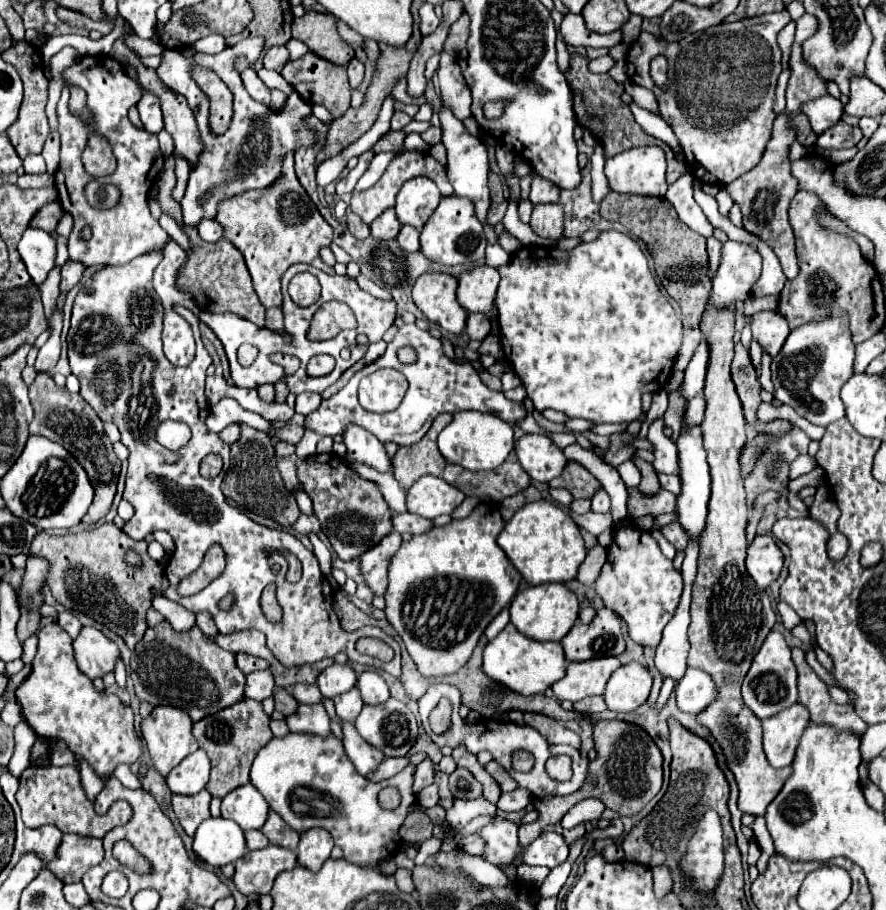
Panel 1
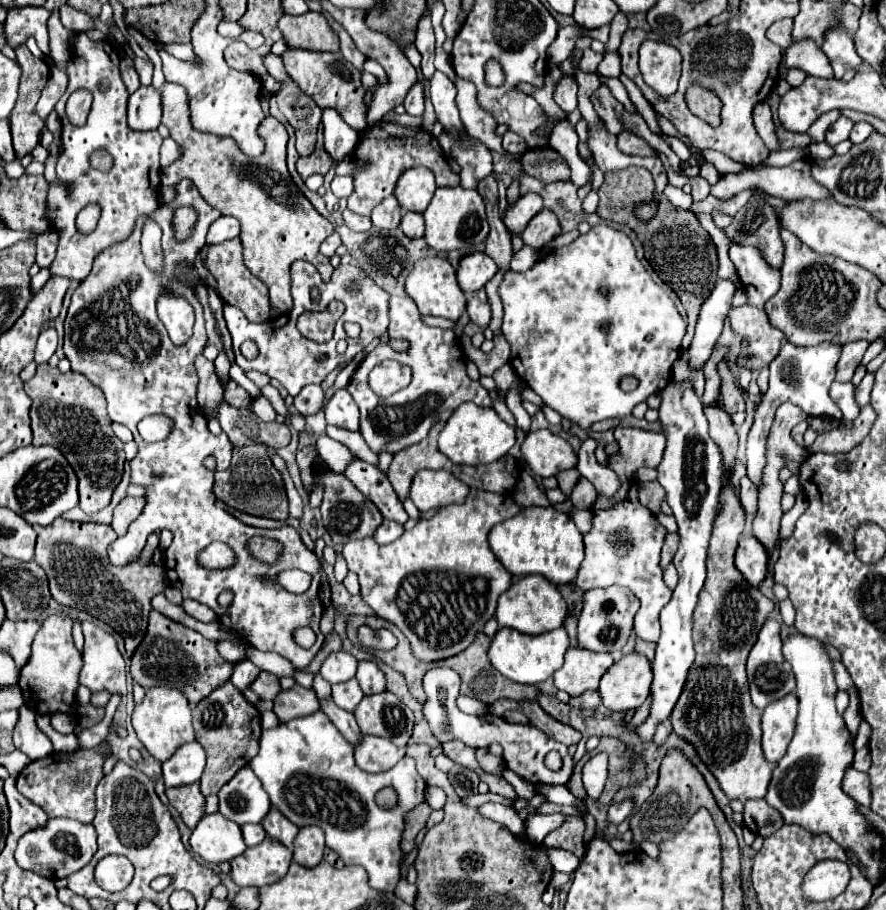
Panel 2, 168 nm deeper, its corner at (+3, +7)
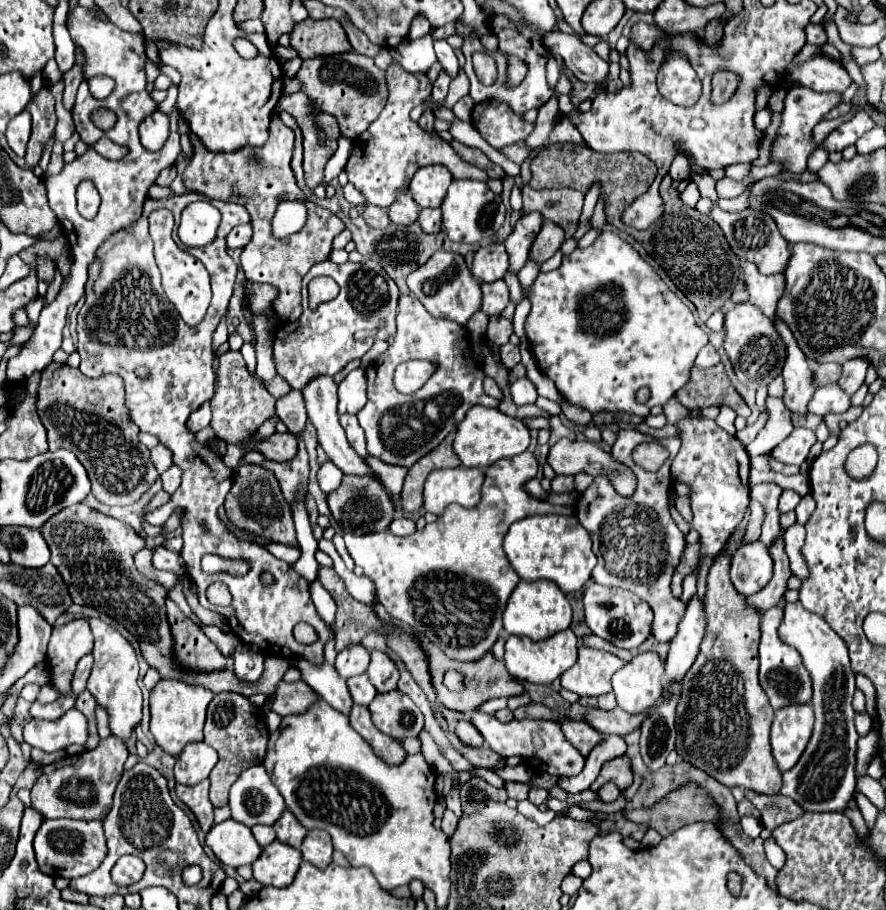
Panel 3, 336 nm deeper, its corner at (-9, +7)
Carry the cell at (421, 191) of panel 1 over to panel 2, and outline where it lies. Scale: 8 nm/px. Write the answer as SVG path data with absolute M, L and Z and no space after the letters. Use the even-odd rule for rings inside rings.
M413 167L407 169L395 187L395 197L405 211L423 213L437 189L433 173L427 167Z

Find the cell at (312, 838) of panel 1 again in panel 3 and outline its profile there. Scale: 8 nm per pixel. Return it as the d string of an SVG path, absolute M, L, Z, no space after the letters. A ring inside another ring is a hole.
M309 831L301 845L301 853L303 859L309 861L311 865L325 869L331 863L331 853L333 853L331 835L327 831Z

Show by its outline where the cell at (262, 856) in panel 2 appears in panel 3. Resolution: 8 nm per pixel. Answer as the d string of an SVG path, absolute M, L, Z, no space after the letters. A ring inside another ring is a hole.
M273 841L253 863L253 877L271 887L287 887L293 883L295 873L301 865L301 851L281 841Z

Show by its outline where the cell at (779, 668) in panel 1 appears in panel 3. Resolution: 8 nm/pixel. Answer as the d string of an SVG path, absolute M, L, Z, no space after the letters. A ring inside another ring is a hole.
M773 607L761 615L761 643L759 643L759 683L767 693L771 707L781 709L793 703L809 703L811 701L811 677L803 667L799 653L783 645L777 637L777 623L781 623L781 609Z

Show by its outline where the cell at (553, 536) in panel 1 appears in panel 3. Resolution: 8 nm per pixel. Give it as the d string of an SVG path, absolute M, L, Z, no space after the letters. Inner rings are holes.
M533 515L527 519L521 519L511 525L509 533L505 535L505 553L517 571L517 575L523 581L539 581L549 579L553 581L563 593L575 593L581 591L591 581L591 571L597 563L595 553L591 551L591 537L585 531L583 525L579 525L575 515Z

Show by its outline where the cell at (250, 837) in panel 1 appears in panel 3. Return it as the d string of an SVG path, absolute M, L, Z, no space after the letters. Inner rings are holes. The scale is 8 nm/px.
M255 825L251 831L253 831L253 835L261 847L267 847L269 843L275 841L275 829L269 825Z

